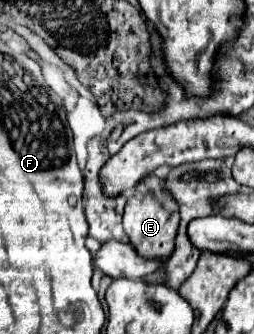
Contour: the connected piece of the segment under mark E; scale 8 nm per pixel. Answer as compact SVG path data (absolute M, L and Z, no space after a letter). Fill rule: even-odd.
M157 175L143 177L135 185L135 191L137 193L131 195L125 205L125 215L123 215L125 233L129 235L133 247L137 249L137 253L141 257L157 259L165 265L165 261L169 259L169 255L173 253L173 247L175 247L175 235L179 229L179 203L171 195L171 191L167 191L165 179L161 179Z

